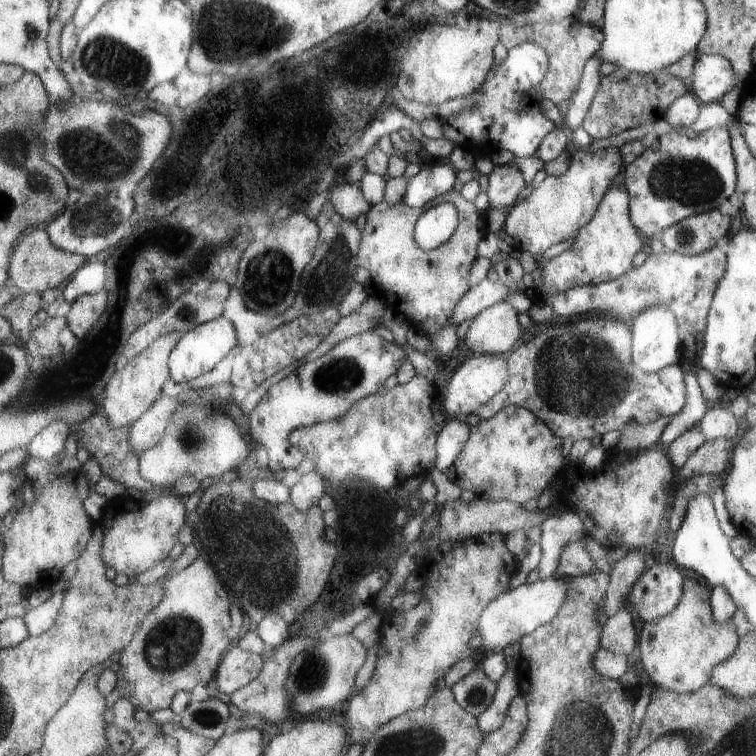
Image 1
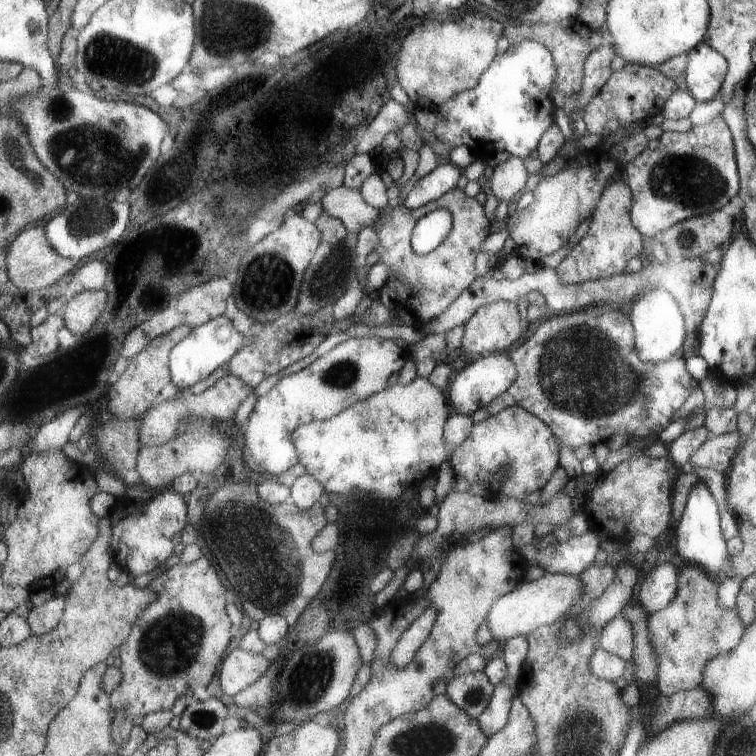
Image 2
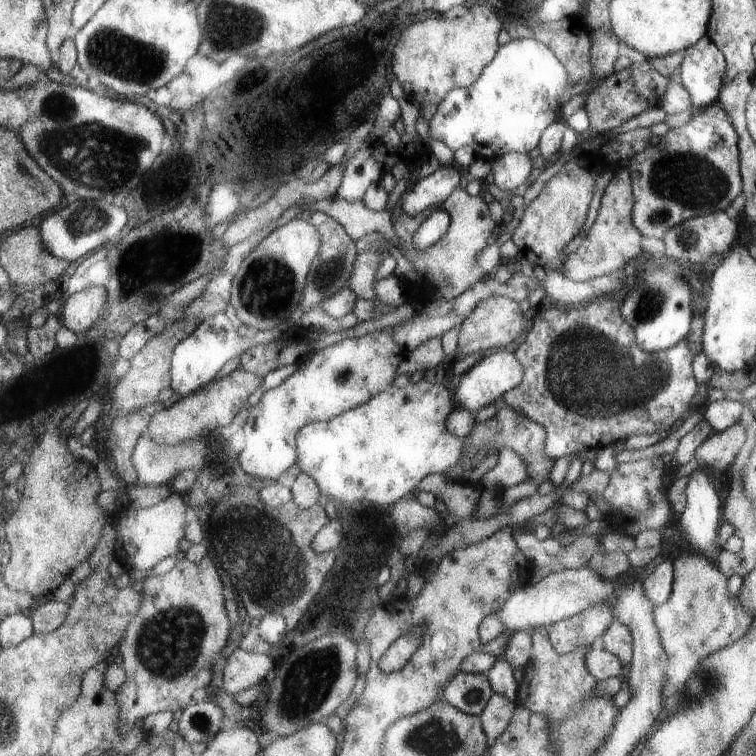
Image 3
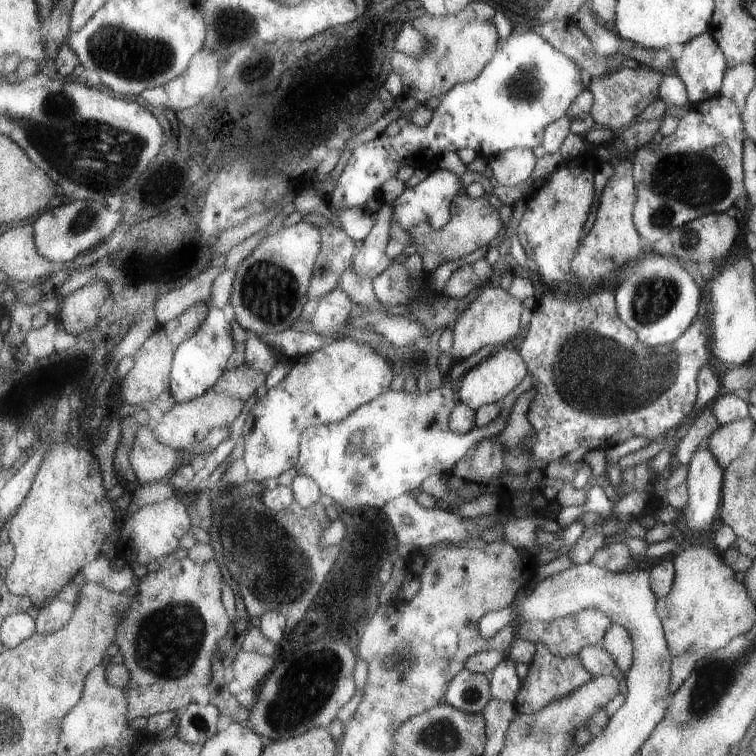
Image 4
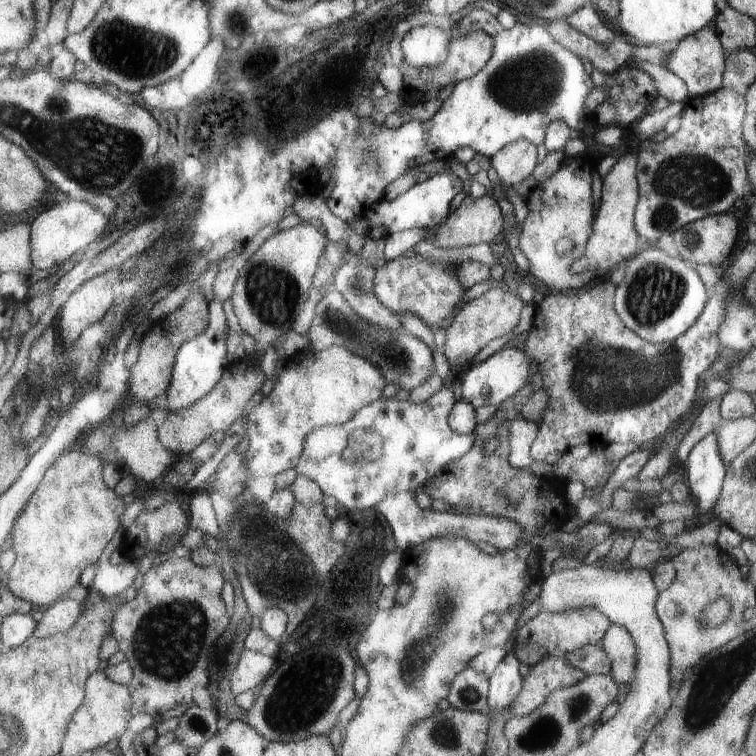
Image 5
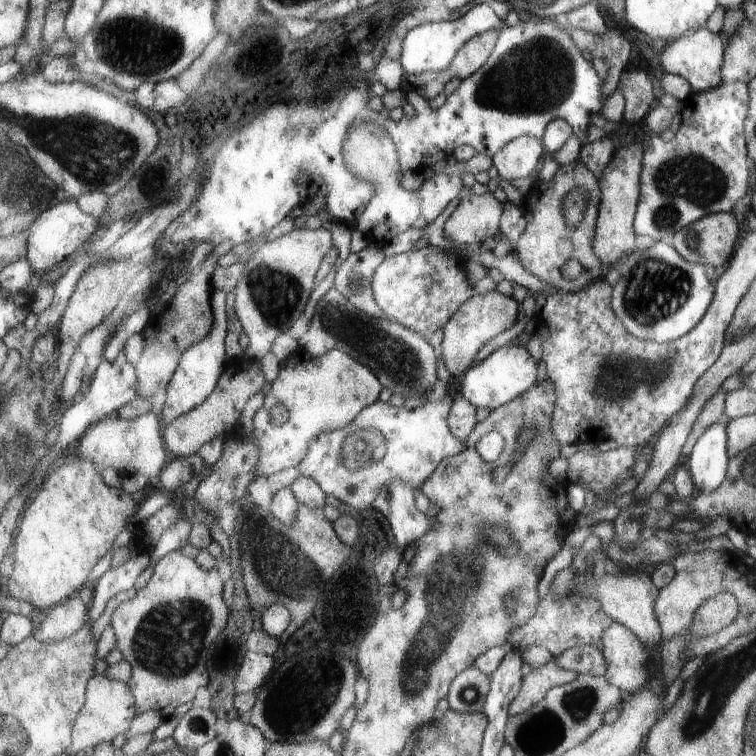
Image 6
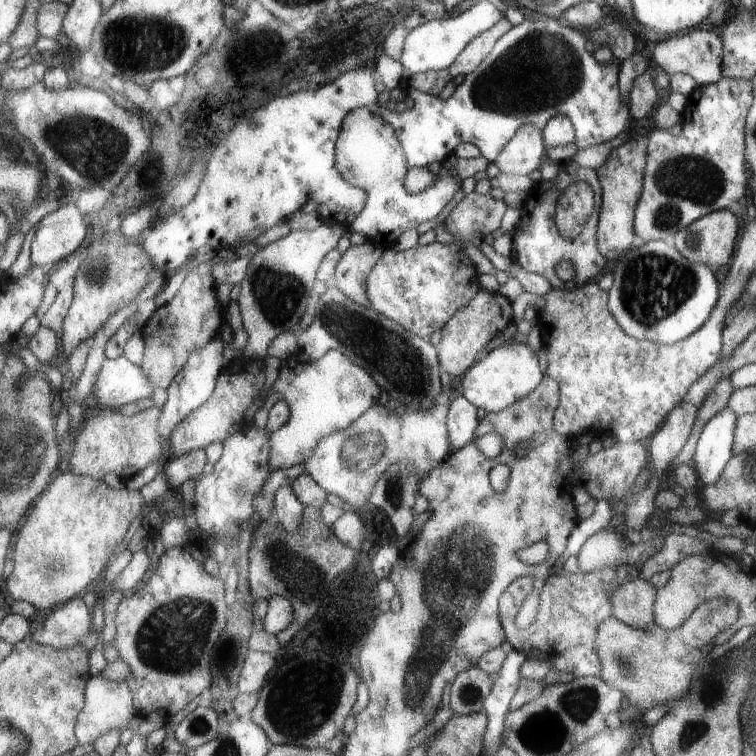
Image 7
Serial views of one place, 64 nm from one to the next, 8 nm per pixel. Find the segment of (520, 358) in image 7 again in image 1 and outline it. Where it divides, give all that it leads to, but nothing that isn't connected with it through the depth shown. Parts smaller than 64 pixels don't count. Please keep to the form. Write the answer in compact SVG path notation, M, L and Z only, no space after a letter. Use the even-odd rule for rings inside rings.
M473 356L467 362L463 362L449 378L445 392L441 394L441 410L447 418L465 418L467 414L475 414L485 406L495 394L505 390L505 386L511 382L509 362L507 356Z

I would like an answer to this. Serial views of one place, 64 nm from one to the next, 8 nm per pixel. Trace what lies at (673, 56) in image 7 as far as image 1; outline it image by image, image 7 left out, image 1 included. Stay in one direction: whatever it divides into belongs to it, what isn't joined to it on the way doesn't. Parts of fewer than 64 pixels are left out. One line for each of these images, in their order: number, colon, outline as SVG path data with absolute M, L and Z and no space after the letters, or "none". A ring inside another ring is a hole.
1: M697 54L695 72L689 84L691 84L691 94L699 98L699 104L711 104L711 102L721 102L721 98L729 90L741 90L745 86L745 80L741 80L735 74L729 60L721 56Z
2: M703 44L689 50L687 54L689 64L685 70L683 88L689 90L697 104L705 104L713 100L721 90L727 74L727 60L719 52Z
3: M707 36L683 50L683 62L677 80L689 92L693 106L709 106L717 100L725 78L725 56L711 44Z
4: M711 32L689 40L681 48L673 72L683 82L689 98L689 106L697 106L713 98L721 90L721 82L727 70L725 56L711 38Z
5: M705 28L705 30L699 30L697 34L691 34L689 38L681 40L677 44L677 48L671 52L665 68L685 82L687 100L705 98L707 94L713 94L715 90L721 88L723 70L725 70L725 52L723 52L723 48L719 44L717 34L713 30L709 30L709 28Z
6: M699 28L693 30L675 42L671 42L661 54L659 54L659 64L663 72L681 76L687 80L691 86L691 94L707 94L711 88L717 88L721 84L721 64L723 64L723 52L725 52L725 42L721 34L711 34L709 30Z

